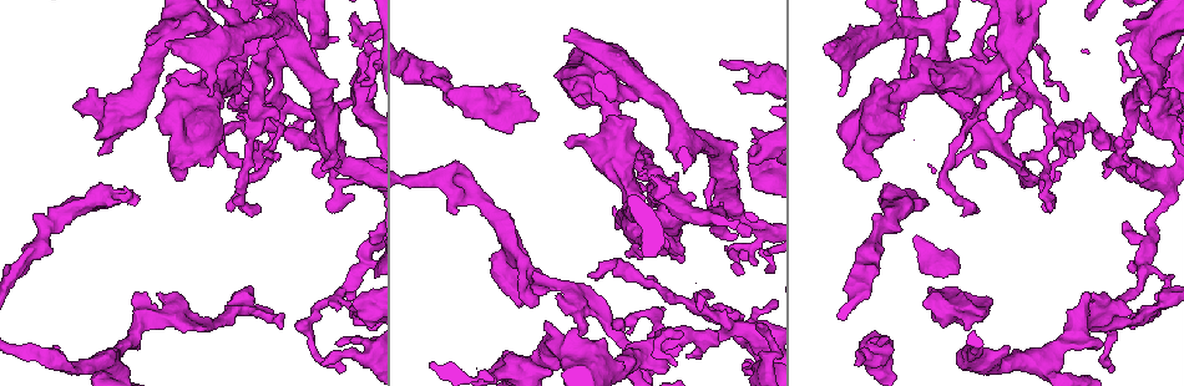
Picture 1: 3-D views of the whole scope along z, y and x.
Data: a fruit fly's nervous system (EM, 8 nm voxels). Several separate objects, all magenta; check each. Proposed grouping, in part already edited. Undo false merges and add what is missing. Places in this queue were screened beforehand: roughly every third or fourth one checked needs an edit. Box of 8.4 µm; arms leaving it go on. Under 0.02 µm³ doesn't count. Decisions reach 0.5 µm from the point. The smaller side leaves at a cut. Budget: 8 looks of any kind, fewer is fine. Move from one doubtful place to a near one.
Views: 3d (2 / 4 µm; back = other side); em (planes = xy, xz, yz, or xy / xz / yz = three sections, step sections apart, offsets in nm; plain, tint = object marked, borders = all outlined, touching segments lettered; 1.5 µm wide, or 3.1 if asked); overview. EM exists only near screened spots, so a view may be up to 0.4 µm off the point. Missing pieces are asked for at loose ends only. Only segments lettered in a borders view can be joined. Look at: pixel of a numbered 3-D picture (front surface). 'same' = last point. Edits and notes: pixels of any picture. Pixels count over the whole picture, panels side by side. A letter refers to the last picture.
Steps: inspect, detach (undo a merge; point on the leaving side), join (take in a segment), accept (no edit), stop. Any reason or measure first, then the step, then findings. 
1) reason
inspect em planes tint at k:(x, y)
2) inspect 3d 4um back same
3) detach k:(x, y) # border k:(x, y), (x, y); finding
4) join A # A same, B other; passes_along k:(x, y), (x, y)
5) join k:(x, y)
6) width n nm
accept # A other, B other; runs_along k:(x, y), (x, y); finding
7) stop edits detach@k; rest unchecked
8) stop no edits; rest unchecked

thick turns thin
inspect em planes tint at 1:(866, 357)

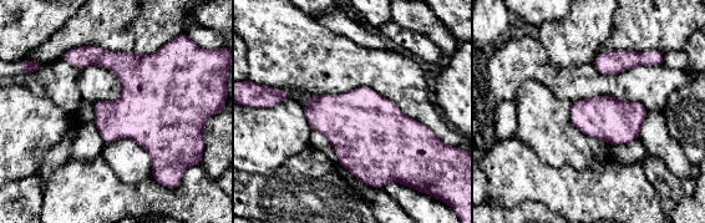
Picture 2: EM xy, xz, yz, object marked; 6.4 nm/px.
see the neighbours
inspect em planes borders same

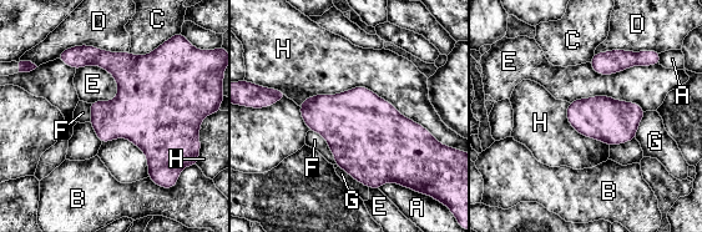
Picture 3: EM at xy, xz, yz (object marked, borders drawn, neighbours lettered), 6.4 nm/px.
accept # A other, B other, C other, D other, E other, F other, G other, H other; border 3:(76, 69), (105, 69), (117, 95); continuous, no second cell

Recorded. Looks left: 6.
an open end
inspect em planes tint at 1:(580, 334)

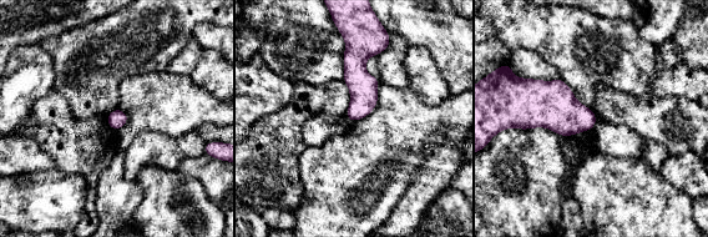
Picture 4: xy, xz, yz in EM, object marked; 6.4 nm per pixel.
inspect em planes borders same

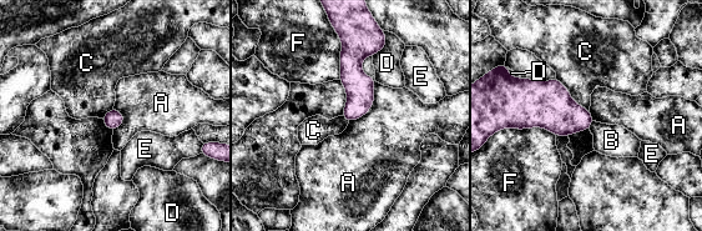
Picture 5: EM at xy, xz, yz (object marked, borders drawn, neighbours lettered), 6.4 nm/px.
accept # A other, B other, C other, D other, E other, F other; runs_along 5:(344, 39), (350, 45), (350, 117); no lettered segment goes on from it

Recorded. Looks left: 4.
tapers out
inspect em yz step 8 borders at 1:(352, 297)

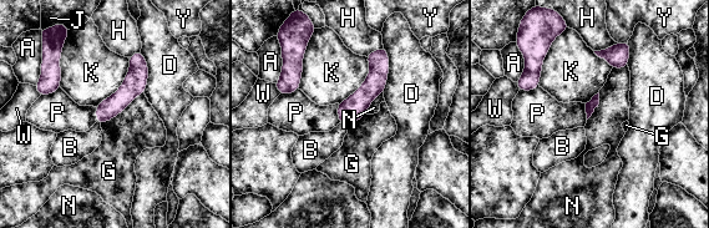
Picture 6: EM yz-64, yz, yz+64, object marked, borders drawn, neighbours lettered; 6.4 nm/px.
longest_contact K 420 nm
accept # A other, B other, D other, G other, H other, J other, K other, N other, P other, W other, Y other; none of them fits

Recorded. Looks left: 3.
stop no edits; rest unchecked

